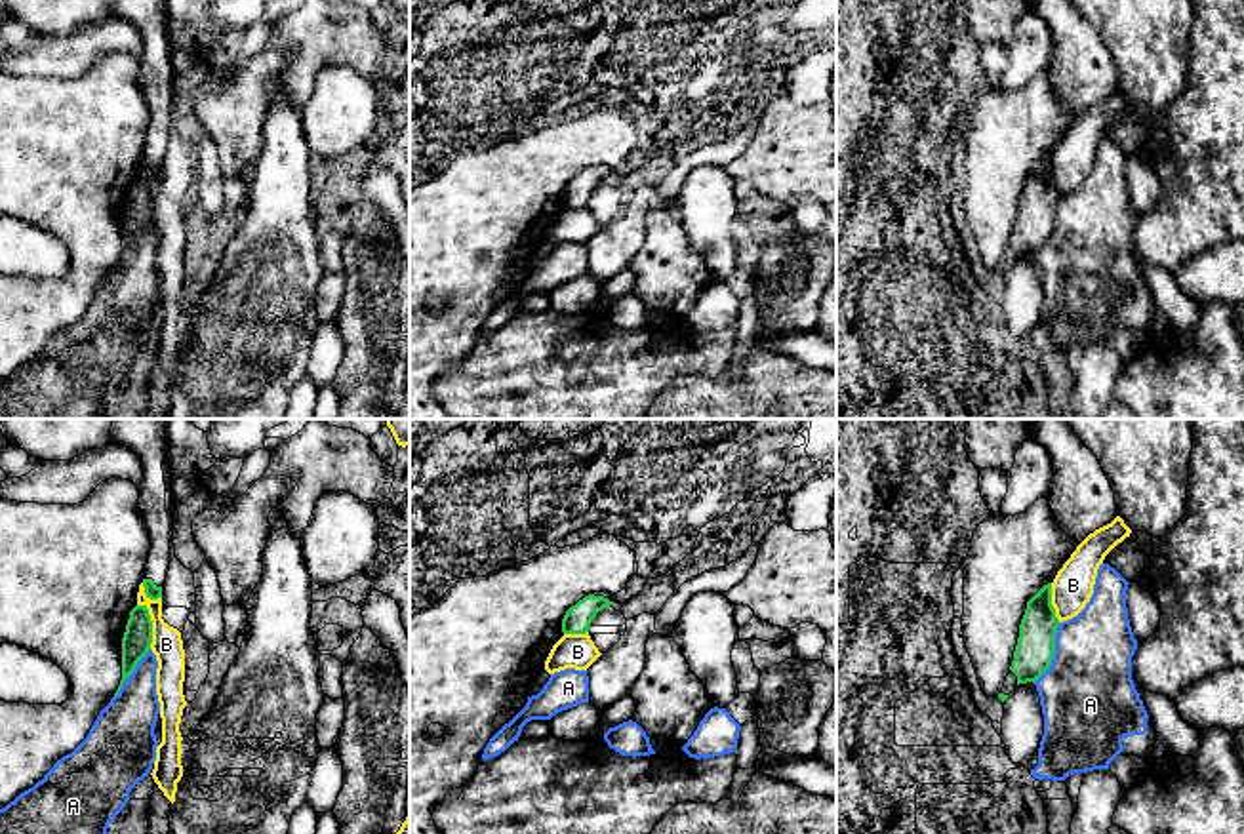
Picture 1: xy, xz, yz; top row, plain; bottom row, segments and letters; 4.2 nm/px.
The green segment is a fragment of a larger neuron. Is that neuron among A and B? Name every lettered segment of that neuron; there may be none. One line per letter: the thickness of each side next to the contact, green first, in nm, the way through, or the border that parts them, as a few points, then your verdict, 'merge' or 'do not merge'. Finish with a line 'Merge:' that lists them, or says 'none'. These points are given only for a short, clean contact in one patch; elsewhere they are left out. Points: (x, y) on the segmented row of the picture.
A: 160 nm thick on the green side, 400 nm on the other; do not merge
B: 120 nm thick on the green side, 130 nm on the other; border along xy (138, 604), (147, 610), (151, 621), (151, 648); do not merge
Merge: none

